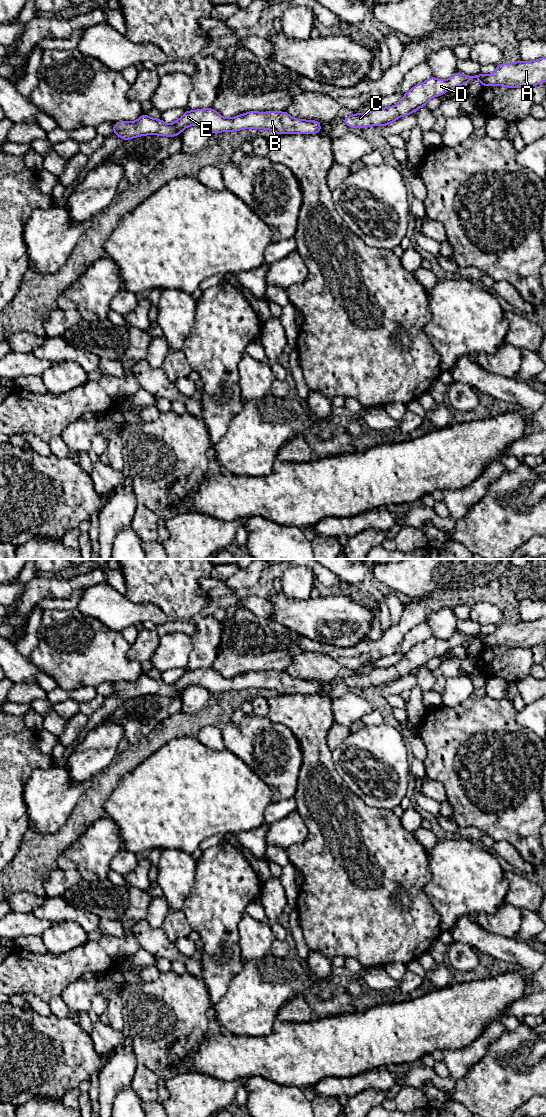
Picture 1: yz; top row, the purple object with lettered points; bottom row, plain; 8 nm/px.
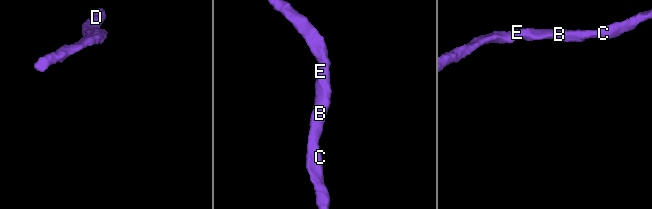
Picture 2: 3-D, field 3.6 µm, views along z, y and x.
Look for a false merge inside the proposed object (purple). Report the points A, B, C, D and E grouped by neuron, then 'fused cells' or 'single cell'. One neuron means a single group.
A B C D E; single cell

